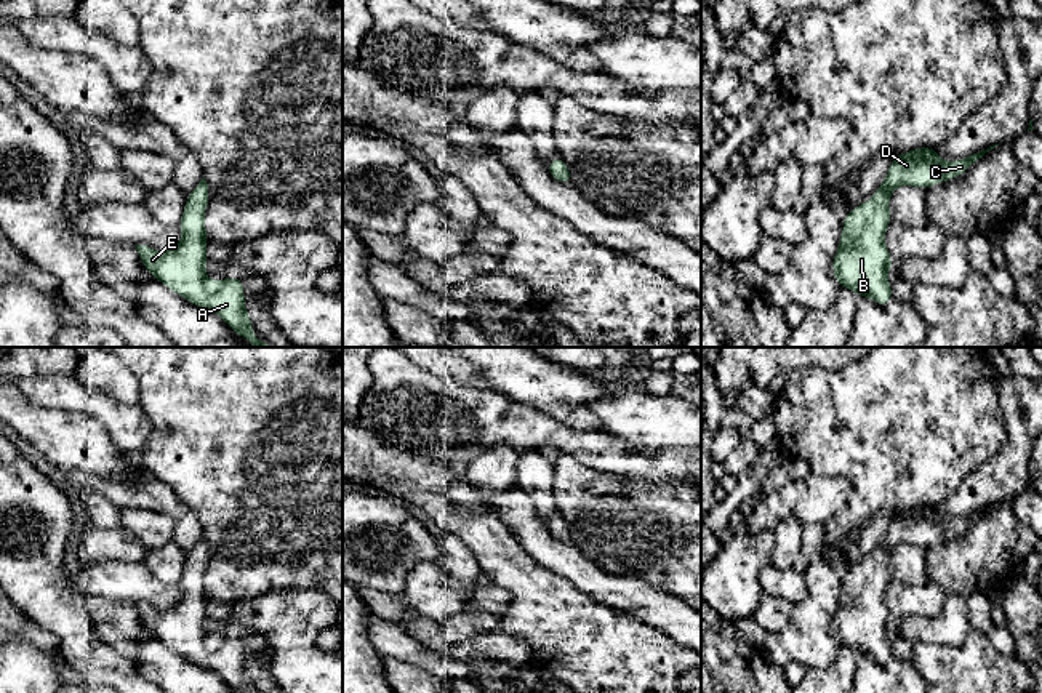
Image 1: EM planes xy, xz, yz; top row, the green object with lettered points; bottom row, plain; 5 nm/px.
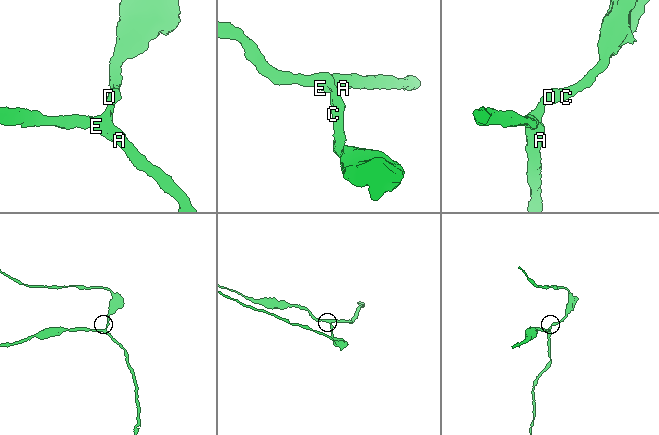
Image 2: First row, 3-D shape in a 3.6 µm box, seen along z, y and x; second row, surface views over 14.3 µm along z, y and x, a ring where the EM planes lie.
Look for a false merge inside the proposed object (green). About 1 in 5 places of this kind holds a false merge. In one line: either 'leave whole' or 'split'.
leave whole

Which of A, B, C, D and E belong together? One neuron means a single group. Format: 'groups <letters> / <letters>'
groups A B C D E

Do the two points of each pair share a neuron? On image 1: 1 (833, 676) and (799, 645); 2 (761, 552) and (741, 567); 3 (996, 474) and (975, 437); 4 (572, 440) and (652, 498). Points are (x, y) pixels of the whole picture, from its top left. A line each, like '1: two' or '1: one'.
1: two
2: one
3: two
4: two

